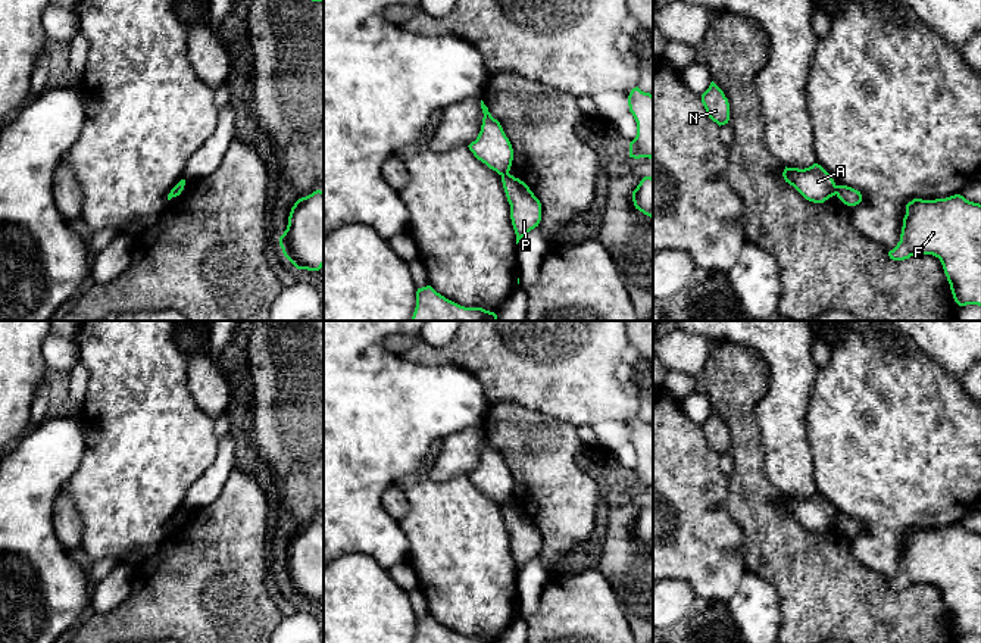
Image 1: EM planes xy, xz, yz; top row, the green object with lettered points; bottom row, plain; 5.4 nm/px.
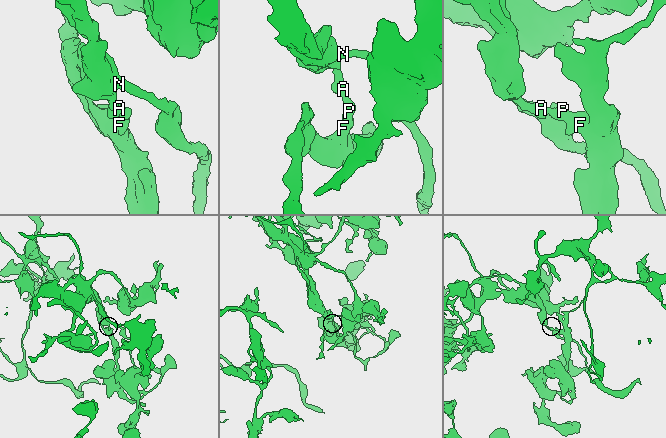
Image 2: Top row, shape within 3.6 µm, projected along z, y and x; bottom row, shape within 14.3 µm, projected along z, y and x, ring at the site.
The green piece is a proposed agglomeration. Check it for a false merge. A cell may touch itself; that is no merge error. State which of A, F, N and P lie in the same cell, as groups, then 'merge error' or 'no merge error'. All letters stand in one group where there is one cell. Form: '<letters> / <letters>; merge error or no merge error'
A / F N P; merge error

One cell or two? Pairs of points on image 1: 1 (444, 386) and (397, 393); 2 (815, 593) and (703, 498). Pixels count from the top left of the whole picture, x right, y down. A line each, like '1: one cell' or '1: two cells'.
1: one cell
2: two cells

